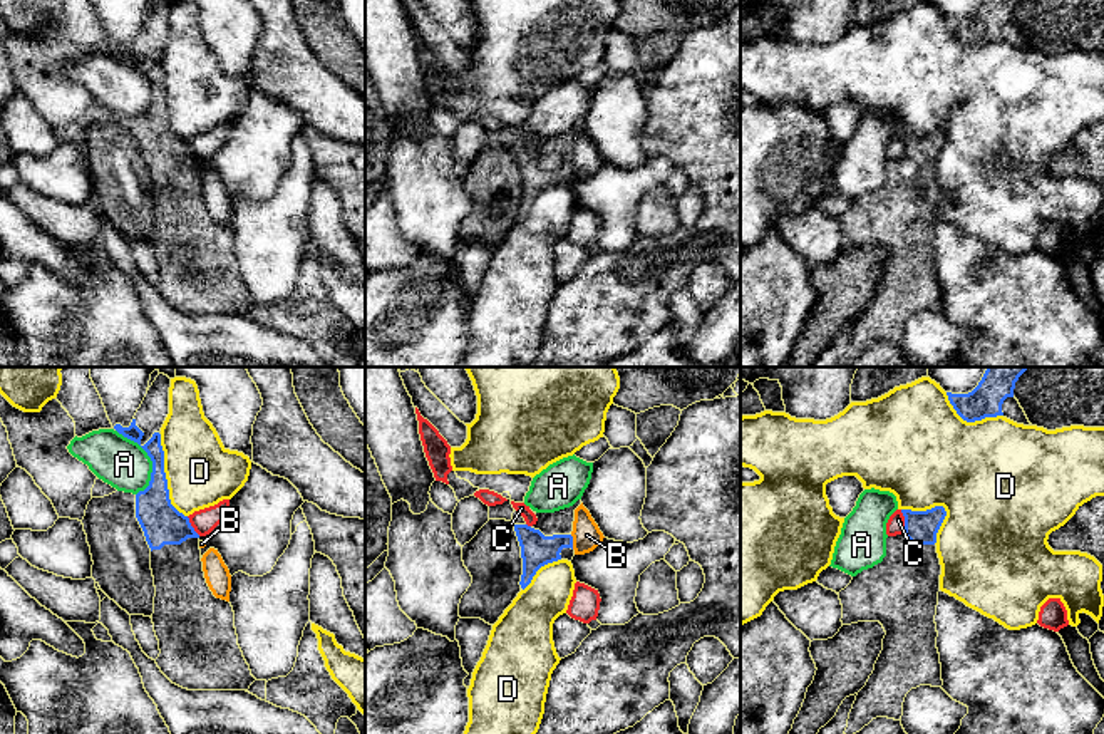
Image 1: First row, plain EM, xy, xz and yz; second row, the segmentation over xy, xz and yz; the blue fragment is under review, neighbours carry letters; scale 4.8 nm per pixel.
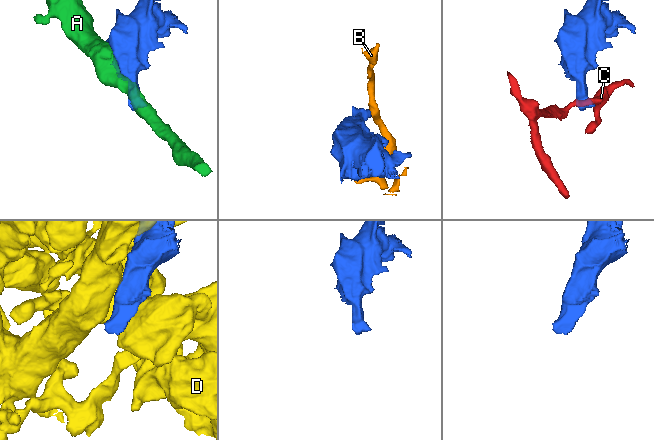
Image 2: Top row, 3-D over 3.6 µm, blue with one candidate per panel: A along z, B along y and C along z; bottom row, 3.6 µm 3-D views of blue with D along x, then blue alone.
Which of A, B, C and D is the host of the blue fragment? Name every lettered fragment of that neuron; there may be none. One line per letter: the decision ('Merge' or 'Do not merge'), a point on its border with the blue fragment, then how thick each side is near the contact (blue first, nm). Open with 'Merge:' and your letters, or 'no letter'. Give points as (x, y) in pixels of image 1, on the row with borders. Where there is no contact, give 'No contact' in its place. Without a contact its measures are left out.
Merge: no letter
A: Do not merge. Touches blue at xy (151, 460). Thickness 180 nm (blue) against 240 nm
B: Do not merge. Touches blue at xz (572, 542). Thickness 160 nm (blue) against 140 nm
C: Do not merge. Touches blue at yz (905, 522). Thickness 160 nm (blue) against 90 nm
D: Do not merge. Touches blue at xy (165, 476). Thickness 190 nm (blue) against 320 nm

